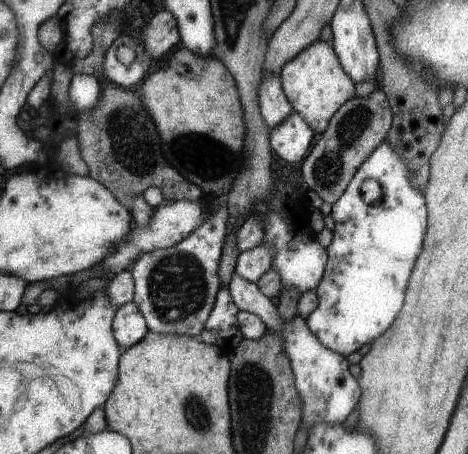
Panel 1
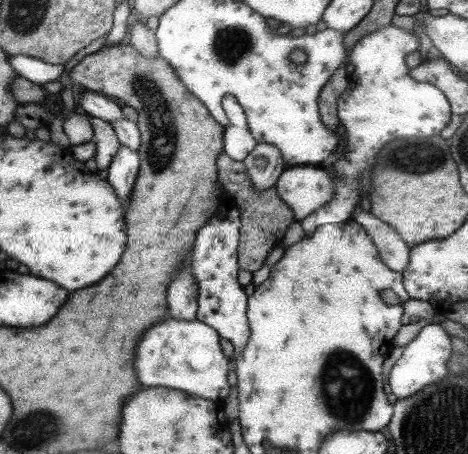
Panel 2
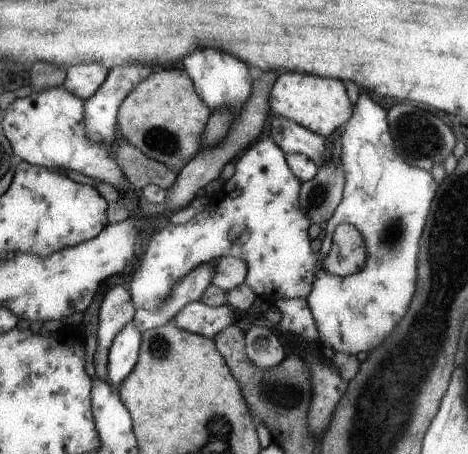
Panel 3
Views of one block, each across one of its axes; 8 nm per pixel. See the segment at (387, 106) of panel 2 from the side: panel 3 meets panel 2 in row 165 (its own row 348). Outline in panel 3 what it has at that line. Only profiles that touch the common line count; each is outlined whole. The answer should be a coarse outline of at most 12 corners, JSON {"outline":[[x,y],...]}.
{"outline":[[359,94],[343,126],[343,198],[325,224],[365,246],[307,294],[323,346],[357,356],[401,320],[437,184],[395,154]]}

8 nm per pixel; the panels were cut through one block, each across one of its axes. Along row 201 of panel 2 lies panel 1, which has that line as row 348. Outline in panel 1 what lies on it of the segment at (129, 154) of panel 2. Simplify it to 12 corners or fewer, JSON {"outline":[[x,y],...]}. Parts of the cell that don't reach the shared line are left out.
{"outline":[[133,302],[115,310],[113,340],[121,352],[147,336]]}

